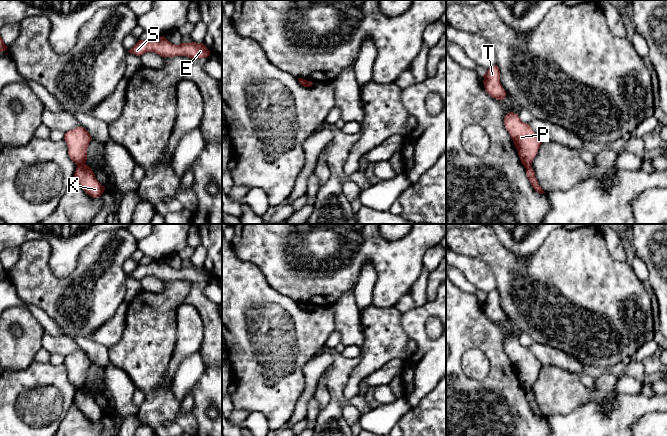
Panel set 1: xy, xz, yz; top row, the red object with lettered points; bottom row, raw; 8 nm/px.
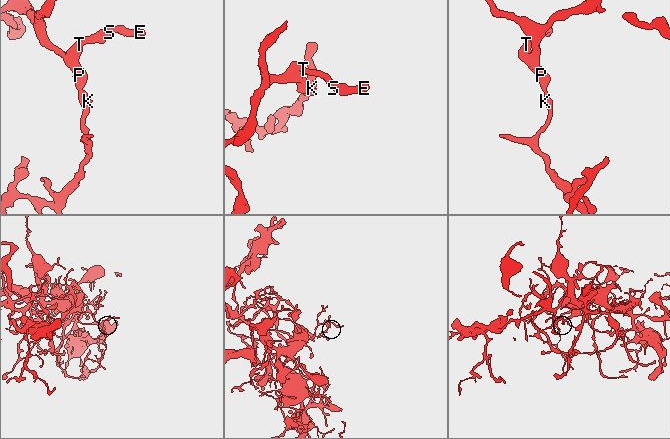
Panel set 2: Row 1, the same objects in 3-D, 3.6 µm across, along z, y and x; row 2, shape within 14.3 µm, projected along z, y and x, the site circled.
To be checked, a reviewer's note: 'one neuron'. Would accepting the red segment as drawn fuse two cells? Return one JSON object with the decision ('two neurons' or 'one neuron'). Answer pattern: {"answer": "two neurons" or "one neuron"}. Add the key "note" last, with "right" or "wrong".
{"answer": "two neurons", "note": "wrong"}

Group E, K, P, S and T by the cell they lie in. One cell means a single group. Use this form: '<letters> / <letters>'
E P S T / K

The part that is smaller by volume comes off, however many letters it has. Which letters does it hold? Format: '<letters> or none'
K

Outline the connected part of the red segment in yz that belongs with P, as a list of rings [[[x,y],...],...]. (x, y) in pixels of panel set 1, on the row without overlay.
[[[513,336],[504,341],[504,349],[518,375],[521,387],[525,392],[531,390],[541,370],[541,363],[529,348],[522,346],[519,339]]]

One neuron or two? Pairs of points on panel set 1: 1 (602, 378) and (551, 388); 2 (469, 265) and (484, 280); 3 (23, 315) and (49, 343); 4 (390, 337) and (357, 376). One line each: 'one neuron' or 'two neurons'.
1: one neuron
2: one neuron
3: two neurons
4: one neuron

